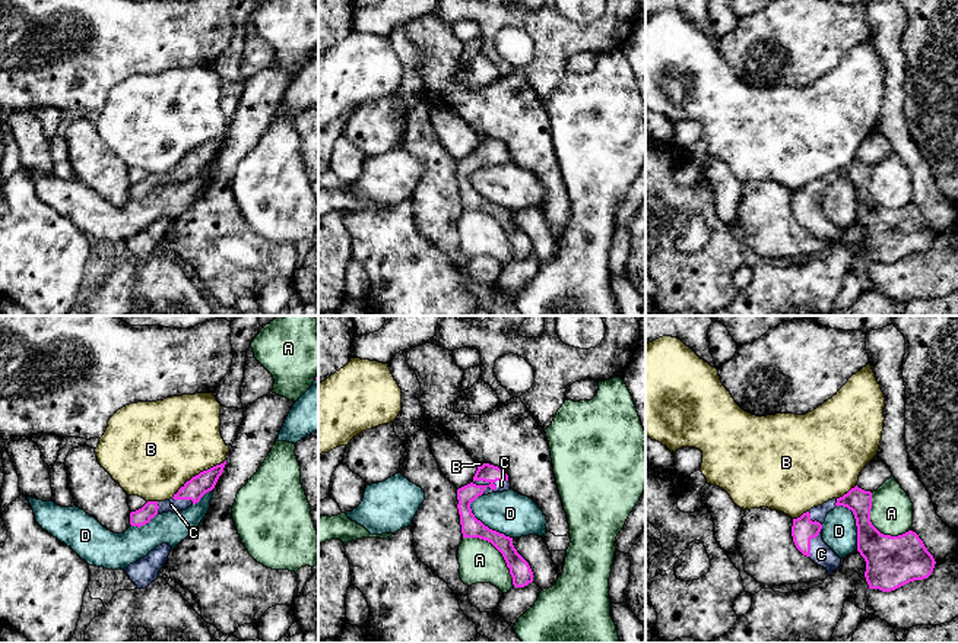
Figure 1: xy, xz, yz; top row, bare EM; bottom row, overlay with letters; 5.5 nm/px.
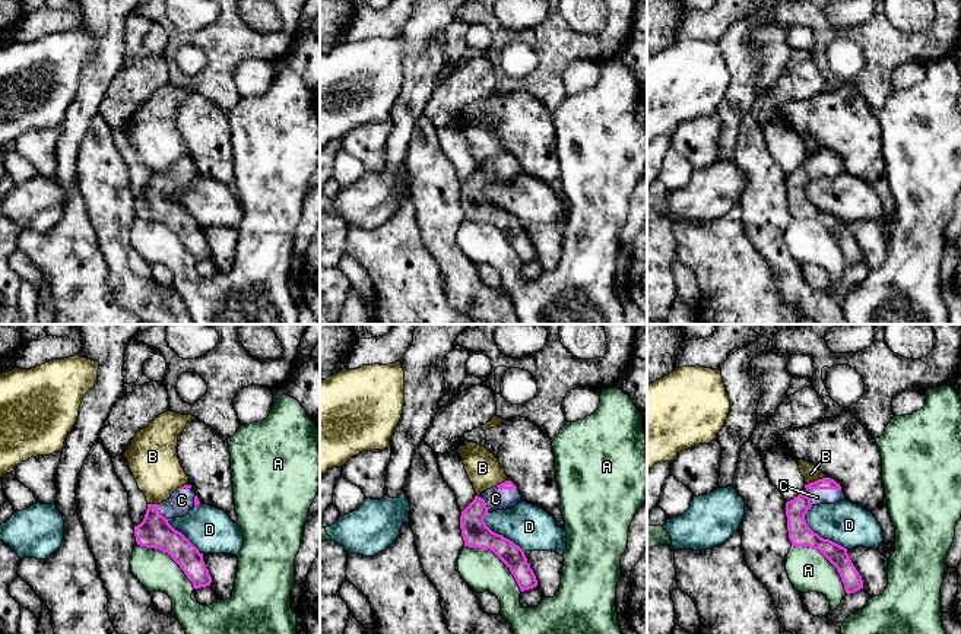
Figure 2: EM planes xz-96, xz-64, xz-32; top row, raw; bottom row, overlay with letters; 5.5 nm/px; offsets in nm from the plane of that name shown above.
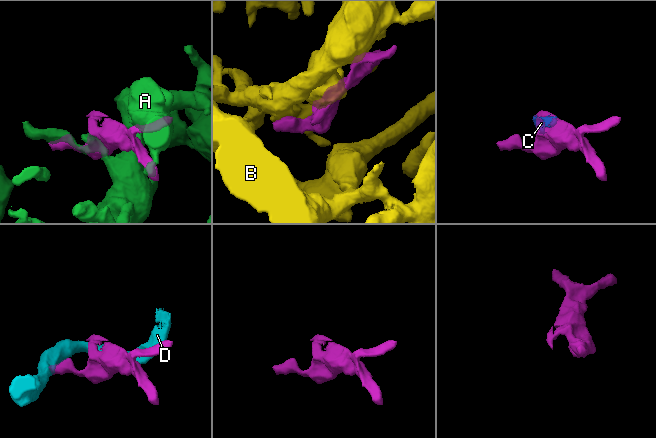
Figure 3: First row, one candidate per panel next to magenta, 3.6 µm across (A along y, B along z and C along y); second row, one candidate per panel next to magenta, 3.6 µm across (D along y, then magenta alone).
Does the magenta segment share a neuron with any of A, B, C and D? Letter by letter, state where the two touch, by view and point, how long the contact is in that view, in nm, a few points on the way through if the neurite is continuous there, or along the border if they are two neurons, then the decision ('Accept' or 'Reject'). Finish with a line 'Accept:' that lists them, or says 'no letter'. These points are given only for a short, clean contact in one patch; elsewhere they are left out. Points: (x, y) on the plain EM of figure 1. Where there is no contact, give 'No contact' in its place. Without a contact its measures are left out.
A: Touches magenta at xz (498, 222). Shared border 400 nm. Reject
B: Touches magenta at xy (199, 146). Shared border 360 nm. Reject
C: Touches magenta at xz (489, 154). Shared border 200 nm. Accept
D: Touches magenta at xz (487, 199). Shared border 300 nm. Reject
Accept: C

